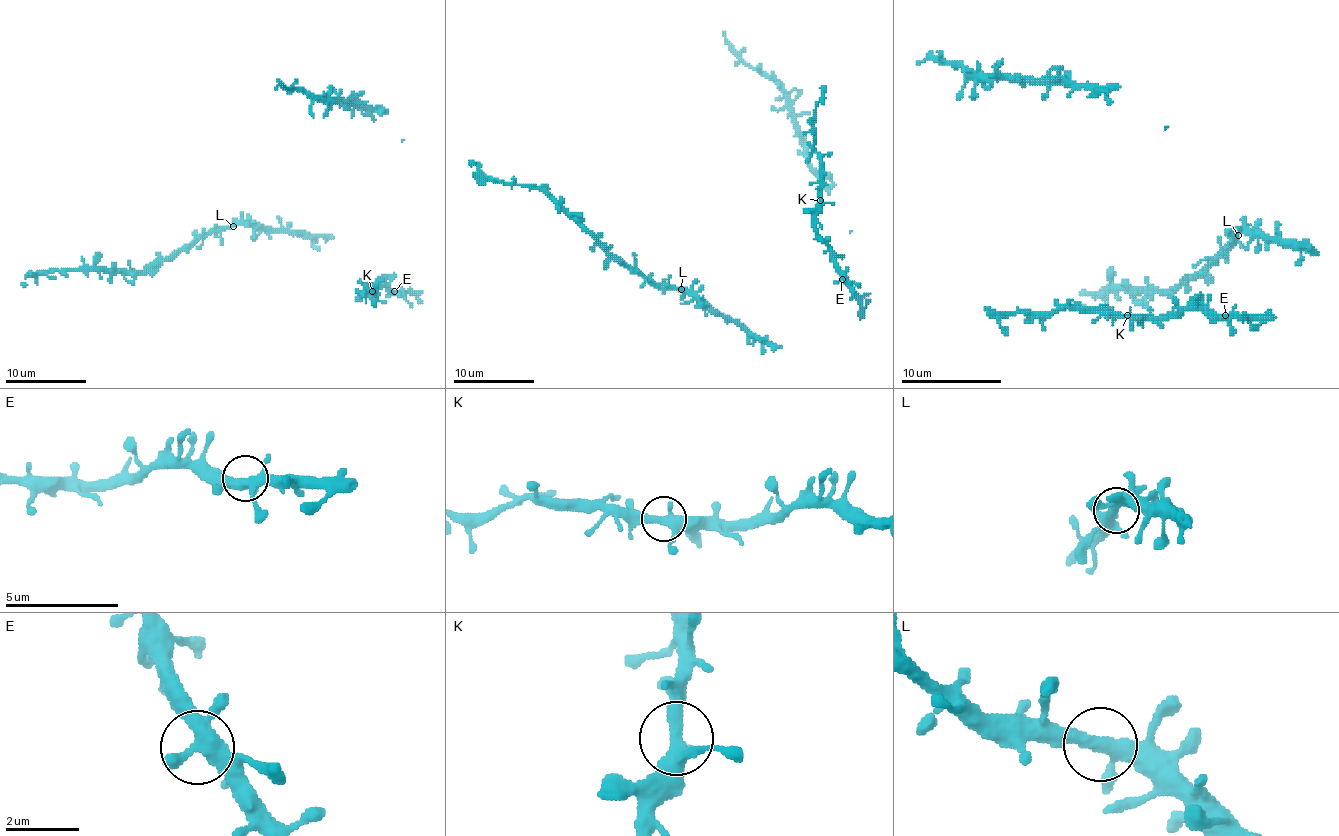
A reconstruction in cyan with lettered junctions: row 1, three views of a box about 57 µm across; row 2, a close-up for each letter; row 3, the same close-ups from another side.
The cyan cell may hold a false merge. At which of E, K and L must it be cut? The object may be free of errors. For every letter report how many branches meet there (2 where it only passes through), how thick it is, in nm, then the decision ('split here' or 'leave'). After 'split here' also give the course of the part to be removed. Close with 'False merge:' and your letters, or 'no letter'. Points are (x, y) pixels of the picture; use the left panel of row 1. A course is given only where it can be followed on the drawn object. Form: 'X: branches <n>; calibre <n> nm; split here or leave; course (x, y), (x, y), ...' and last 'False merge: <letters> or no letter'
E: branches 3; calibre 400 nm; leave
K: branches 3; calibre 360 nm; leave
L: branches 3; calibre 320 nm; leave
False merge: no letter

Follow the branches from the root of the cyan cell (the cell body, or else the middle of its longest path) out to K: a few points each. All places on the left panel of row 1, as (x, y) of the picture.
K: (394, 293), (388, 287), (378, 287), (372, 291)

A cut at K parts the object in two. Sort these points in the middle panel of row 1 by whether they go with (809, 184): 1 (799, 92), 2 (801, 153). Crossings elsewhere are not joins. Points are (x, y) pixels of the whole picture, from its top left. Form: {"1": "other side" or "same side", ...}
{"1": "other side", "2": "other side"}

